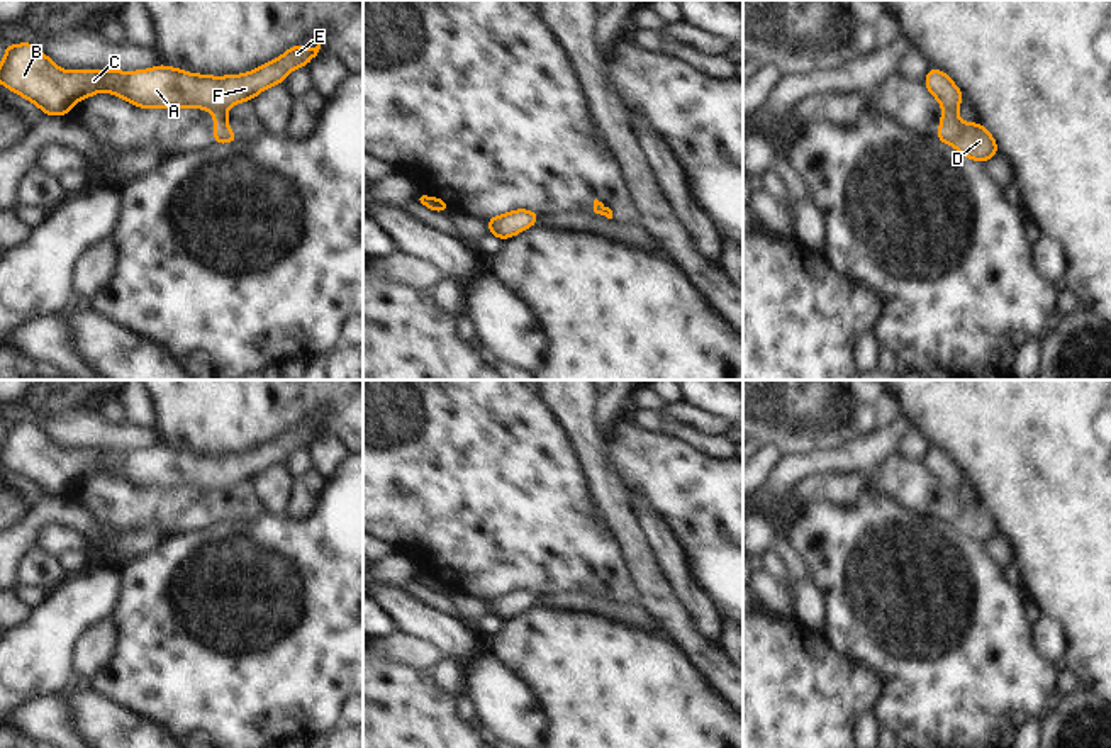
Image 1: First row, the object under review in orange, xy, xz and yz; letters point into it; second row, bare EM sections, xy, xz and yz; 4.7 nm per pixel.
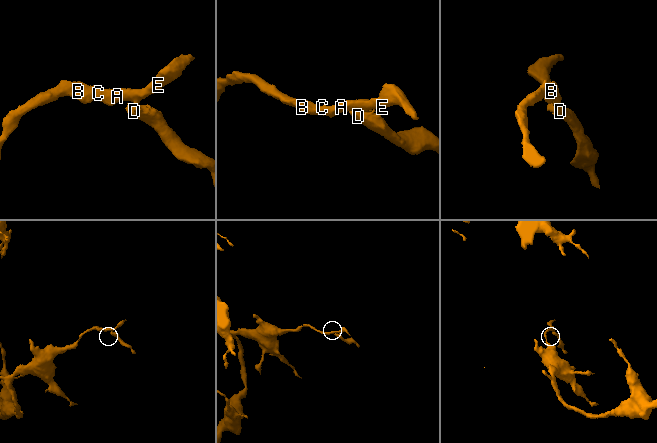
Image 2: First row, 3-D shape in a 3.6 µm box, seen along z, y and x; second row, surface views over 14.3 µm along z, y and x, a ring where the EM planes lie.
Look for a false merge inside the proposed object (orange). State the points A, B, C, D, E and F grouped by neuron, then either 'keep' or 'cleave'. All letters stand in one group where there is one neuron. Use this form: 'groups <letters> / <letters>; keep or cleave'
groups A B C E F / D; cleave

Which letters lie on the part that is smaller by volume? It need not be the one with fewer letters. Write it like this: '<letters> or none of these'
D

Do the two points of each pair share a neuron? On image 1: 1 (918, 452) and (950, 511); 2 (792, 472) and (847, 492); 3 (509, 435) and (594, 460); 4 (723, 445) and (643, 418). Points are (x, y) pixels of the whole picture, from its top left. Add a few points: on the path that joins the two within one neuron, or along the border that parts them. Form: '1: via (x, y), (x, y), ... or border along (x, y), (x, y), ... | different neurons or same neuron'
1: border along (896, 452), (923, 463) | different neurons
2: border along (847, 474), (811, 474), (779, 496), (770, 492) | different neurons
3: border along (555, 421), (563, 429), (591, 492) | different neurons
4: via (703, 441), (664, 424) | same neuron

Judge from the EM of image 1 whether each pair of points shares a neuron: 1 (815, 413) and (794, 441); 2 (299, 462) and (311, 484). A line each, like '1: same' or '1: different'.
1: same
2: different

